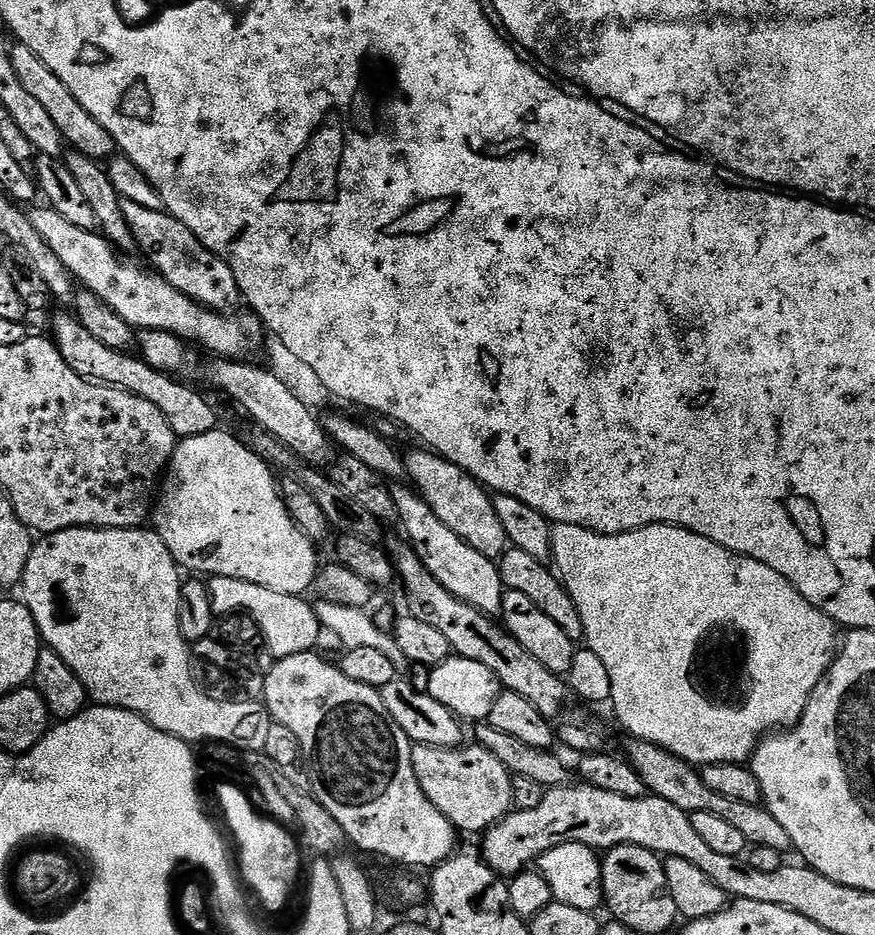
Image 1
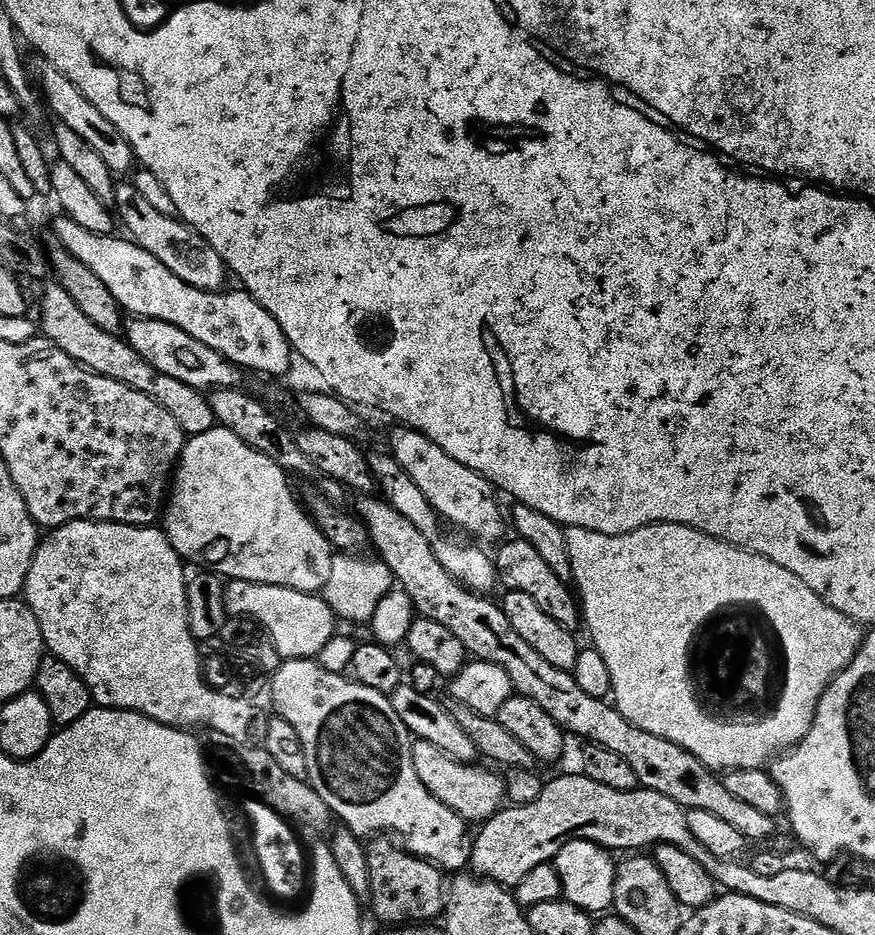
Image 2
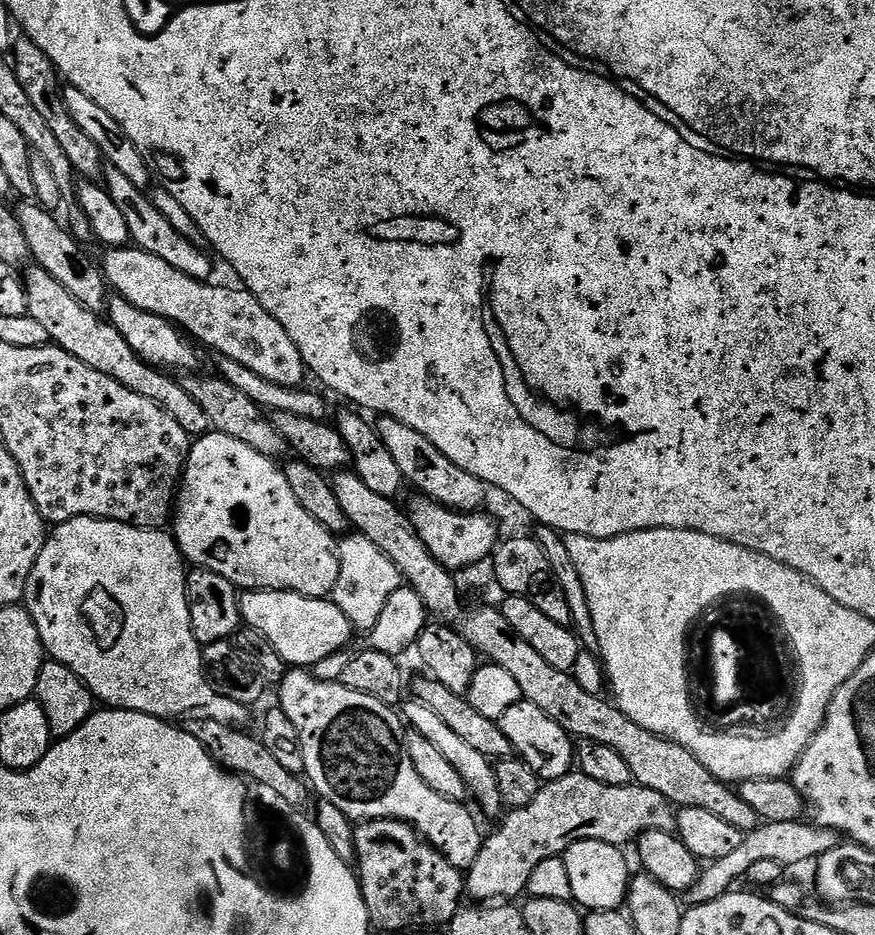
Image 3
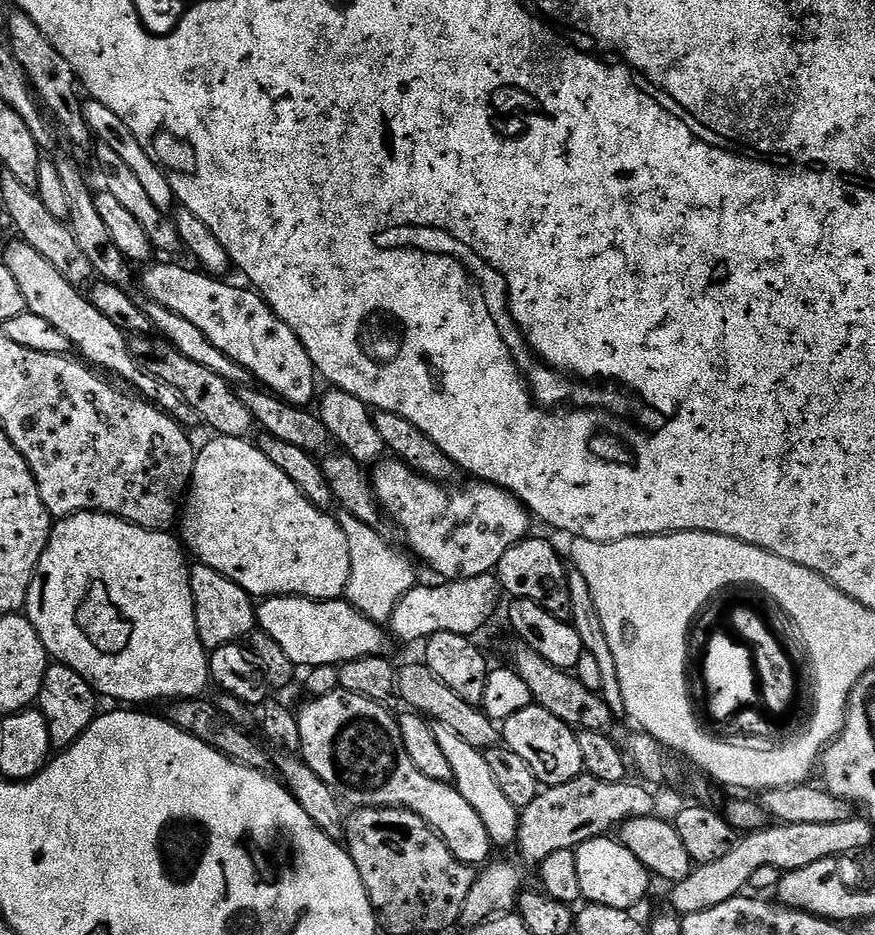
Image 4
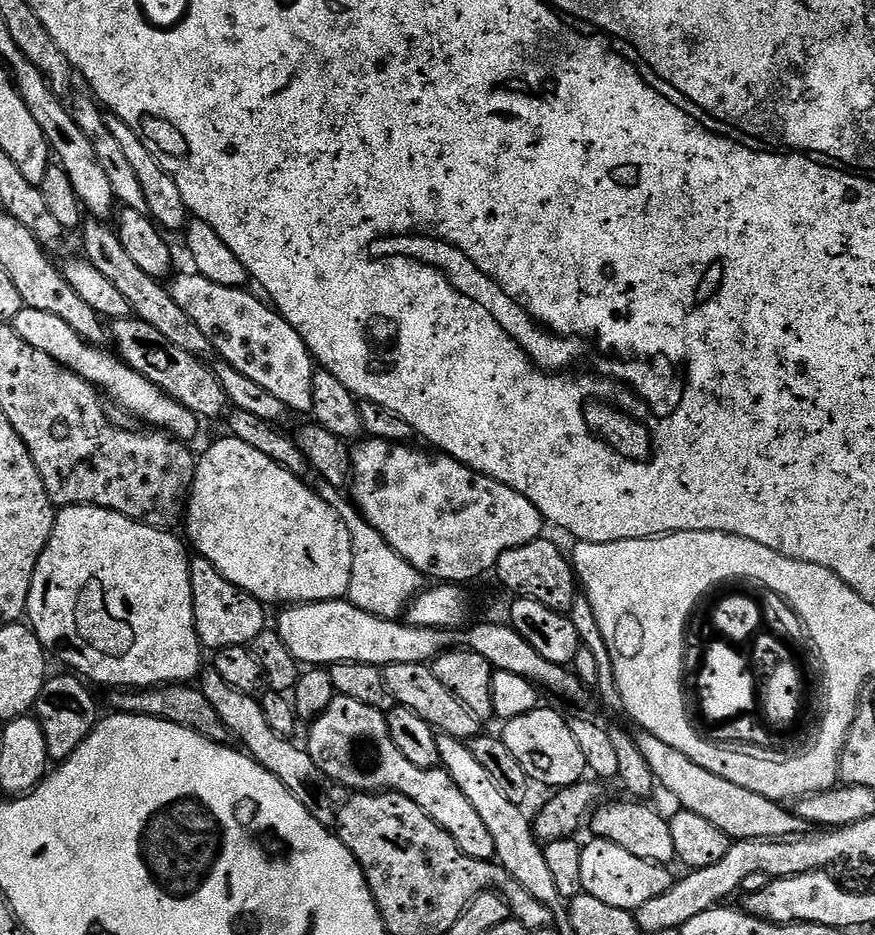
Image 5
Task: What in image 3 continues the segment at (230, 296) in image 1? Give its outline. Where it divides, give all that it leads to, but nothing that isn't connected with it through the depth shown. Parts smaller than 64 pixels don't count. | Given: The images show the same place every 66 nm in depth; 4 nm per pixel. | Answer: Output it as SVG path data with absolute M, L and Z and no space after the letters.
M111 166L105 167L102 184L107 188L110 198L114 198L114 206L118 206L122 218L126 218L126 226L132 235L131 243L135 247L154 254L154 258L162 258L162 262L174 266L174 270L182 270L182 274L195 280L207 281L211 277L208 275L212 272L213 257L208 257L200 244L182 238L182 234L178 234L178 230L174 230L174 226L170 226L170 222L162 218L158 206L154 206L151 195L145 189L134 186L134 182L130 182L130 178L122 174L122 170Z

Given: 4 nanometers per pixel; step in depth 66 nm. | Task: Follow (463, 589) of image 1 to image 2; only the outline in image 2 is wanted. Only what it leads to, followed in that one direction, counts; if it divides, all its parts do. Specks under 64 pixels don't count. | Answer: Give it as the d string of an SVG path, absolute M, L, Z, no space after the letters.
M390 454L384 456L367 457L367 462L372 477L376 480L376 487L379 495L382 497L385 504L394 506L394 510L398 510L398 514L402 514L402 518L406 518L406 522L410 522L432 543L434 554L438 558L438 562L442 562L443 569L446 574L450 574L450 578L457 580L463 588L477 594L492 594L495 588L498 588L496 579L496 562L491 555L488 556L483 547L472 546L476 548L466 548L462 544L455 544L452 540L437 540L436 535L440 532L442 521L436 515L434 506L430 506L430 502L426 502L425 496L422 495L422 490L418 490L418 486L406 474L406 470L402 470L402 466L398 466L398 462Z

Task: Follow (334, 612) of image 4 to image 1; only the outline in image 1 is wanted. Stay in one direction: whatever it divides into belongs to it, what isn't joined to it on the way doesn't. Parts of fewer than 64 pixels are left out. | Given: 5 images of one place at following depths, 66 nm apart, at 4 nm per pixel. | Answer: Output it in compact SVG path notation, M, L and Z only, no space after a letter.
M211 577L207 581L212 615L223 618L233 614L247 614L258 622L263 647L271 650L273 657L289 656L313 651L322 635L322 627L316 616L315 607L307 604L304 596L278 594L266 590L266 586L254 586L254 582L242 582L238 578Z

